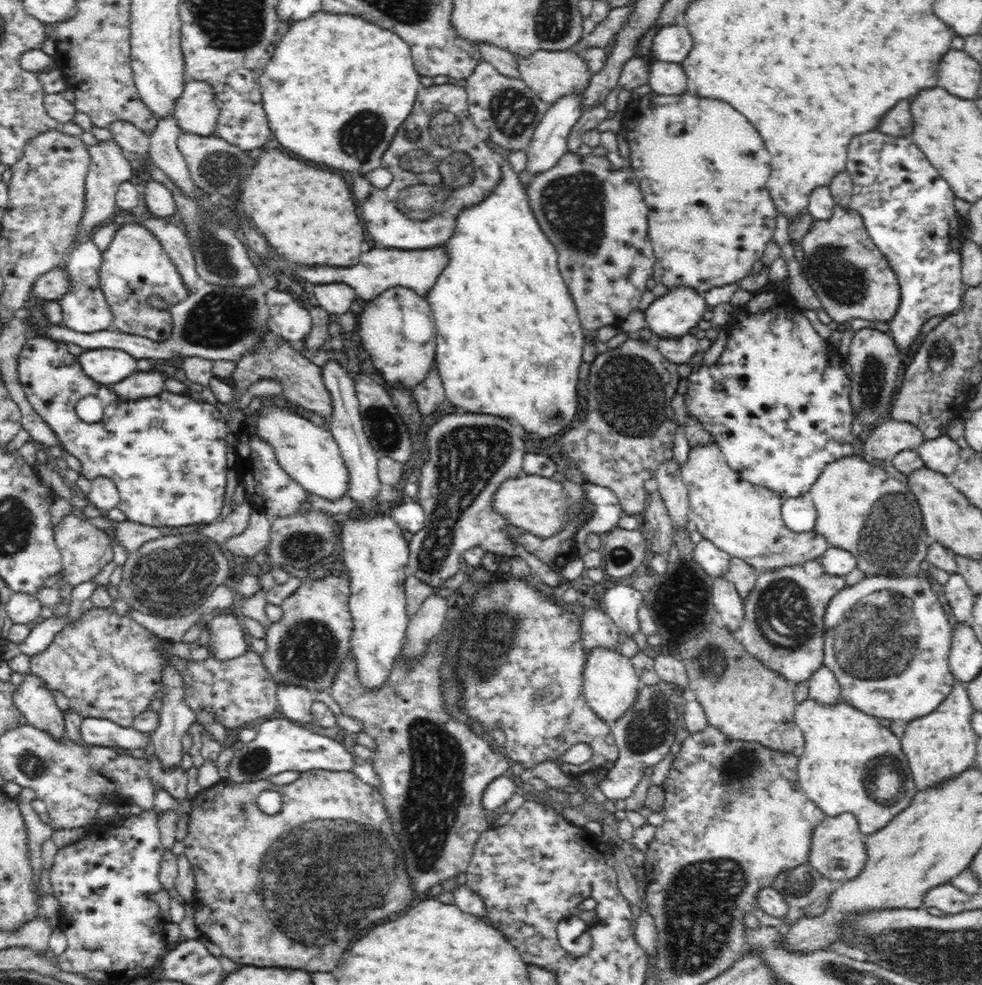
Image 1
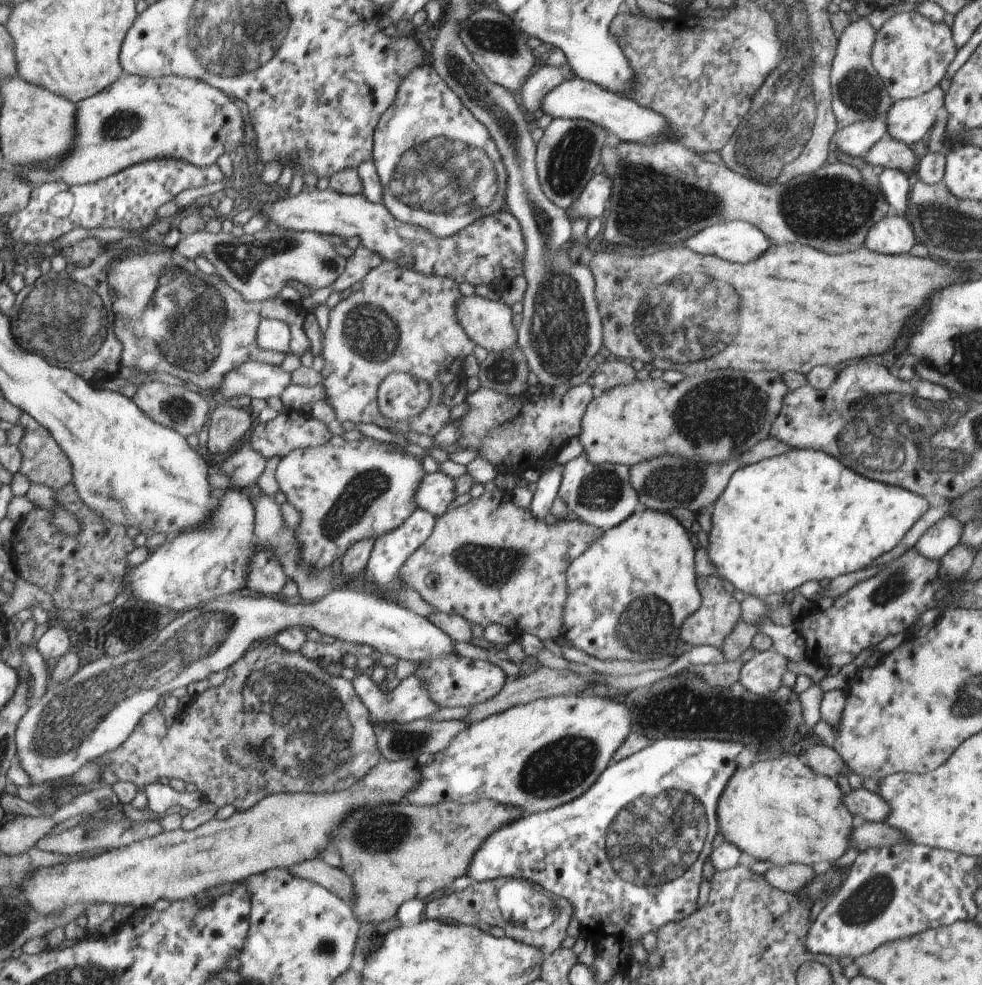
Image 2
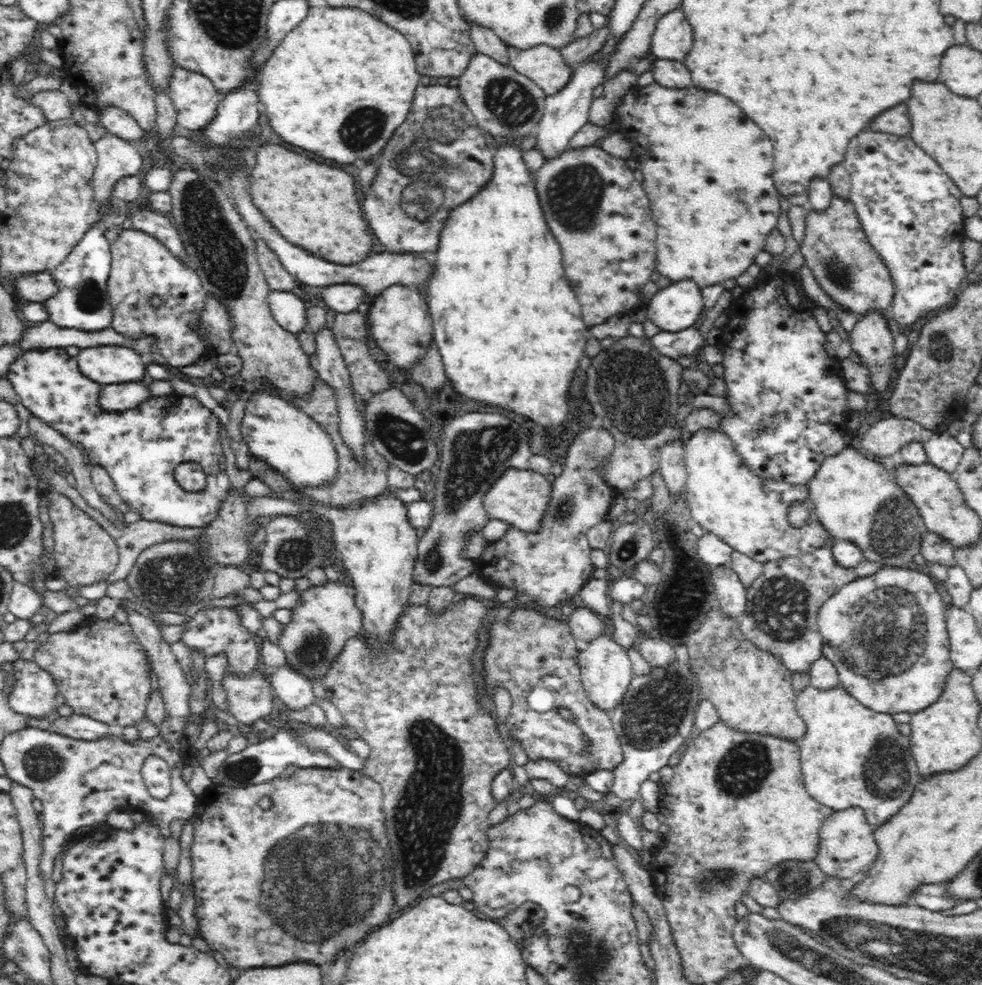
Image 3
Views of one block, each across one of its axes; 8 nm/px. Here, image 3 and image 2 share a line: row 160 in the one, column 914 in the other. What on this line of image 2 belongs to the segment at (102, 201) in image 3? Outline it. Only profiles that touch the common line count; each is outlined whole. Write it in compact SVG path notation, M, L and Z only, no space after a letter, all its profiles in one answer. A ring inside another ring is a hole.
M935 86L918 97L897 99L886 112L886 132L907 146L919 140L937 118L937 110L943 106L943 90Z

